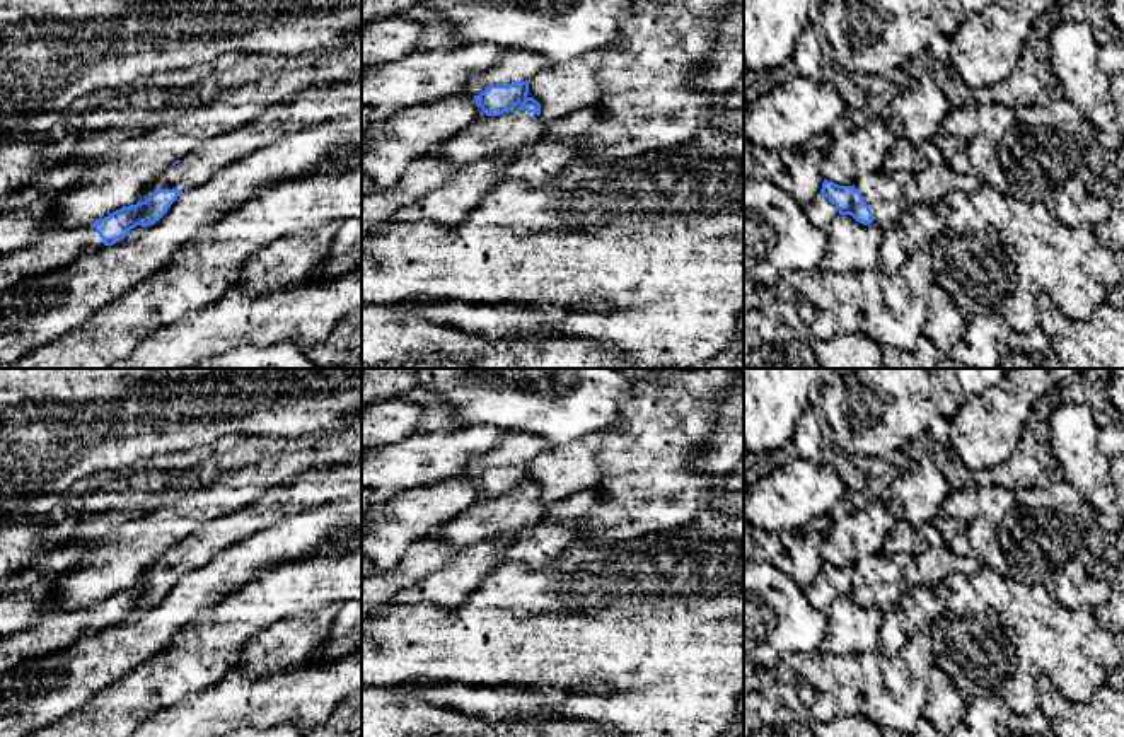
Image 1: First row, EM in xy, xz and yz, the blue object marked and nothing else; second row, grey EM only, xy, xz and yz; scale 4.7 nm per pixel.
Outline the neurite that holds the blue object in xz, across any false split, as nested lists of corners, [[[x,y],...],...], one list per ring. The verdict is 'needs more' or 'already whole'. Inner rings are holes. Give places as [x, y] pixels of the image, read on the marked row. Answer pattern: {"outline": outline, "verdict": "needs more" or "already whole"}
{"outline": [[[508,51],[498,65],[469,78],[462,96],[472,97],[486,116],[500,116],[515,106],[539,116],[541,104],[527,96],[529,80],[551,67],[544,55]]], "verdict": "needs more"}

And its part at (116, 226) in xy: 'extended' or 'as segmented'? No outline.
extended

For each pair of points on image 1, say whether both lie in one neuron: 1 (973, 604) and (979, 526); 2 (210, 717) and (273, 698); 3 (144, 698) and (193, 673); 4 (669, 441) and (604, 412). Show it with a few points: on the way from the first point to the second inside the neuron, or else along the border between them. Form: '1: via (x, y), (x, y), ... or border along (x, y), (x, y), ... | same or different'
1: border along (983, 563), (1008, 579) | different
2: via (225, 707), (249, 707), (258, 702) | same
3: via (152, 686), (179, 673) | same
4: border along (626, 413), (609, 427) | different

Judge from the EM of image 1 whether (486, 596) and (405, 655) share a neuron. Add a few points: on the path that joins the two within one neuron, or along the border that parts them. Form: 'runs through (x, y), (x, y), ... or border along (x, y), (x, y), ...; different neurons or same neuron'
runs through (468, 616), (439, 645), (425, 645); same neuron

